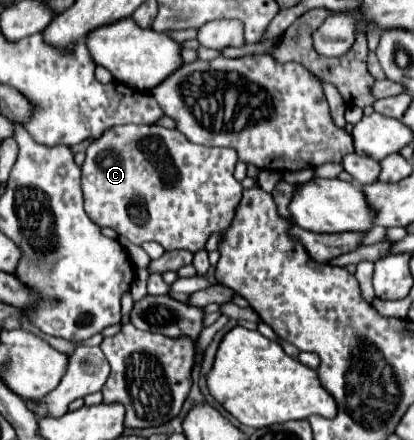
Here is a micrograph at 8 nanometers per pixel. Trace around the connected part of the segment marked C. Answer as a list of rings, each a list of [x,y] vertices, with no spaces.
[[[114,126],[86,150],[82,164],[84,210],[98,226],[110,226],[132,244],[156,240],[164,250],[202,250],[210,234],[224,230],[242,198],[242,184],[234,178],[236,150],[192,144],[182,132],[154,126]]]

